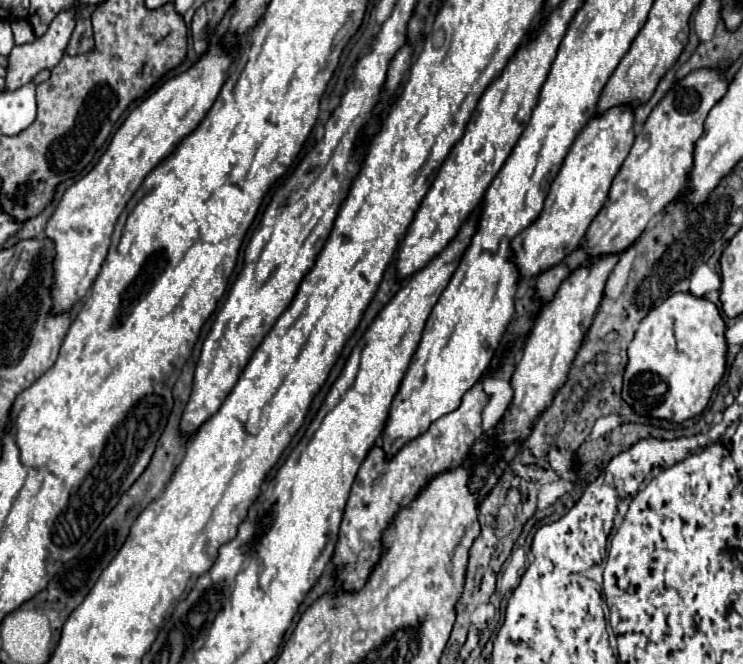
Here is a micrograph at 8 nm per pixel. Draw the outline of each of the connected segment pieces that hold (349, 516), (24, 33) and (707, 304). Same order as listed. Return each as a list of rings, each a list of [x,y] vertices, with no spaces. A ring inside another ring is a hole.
[[[477,383],[469,393],[465,393],[465,399],[461,401],[461,407],[457,411],[437,419],[437,423],[433,423],[433,427],[425,435],[407,443],[393,461],[385,461],[379,449],[373,449],[369,453],[353,483],[333,555],[335,565],[339,569],[337,579],[345,589],[361,589],[365,585],[373,565],[381,555],[381,531],[399,511],[401,501],[405,497],[413,497],[419,491],[419,487],[427,483],[429,477],[435,477],[445,469],[457,467],[467,459],[469,447],[475,439],[483,435],[481,411],[485,403],[487,395],[483,393],[481,383]]]
[[[19,19],[19,21],[13,21],[11,27],[13,27],[13,35],[15,35],[15,45],[25,45],[25,43],[35,41],[35,35],[33,35],[33,29],[29,27],[29,21]]]
[[[675,293],[655,307],[629,345],[623,401],[643,417],[685,421],[699,415],[727,371],[725,321],[715,303],[691,293]]]

